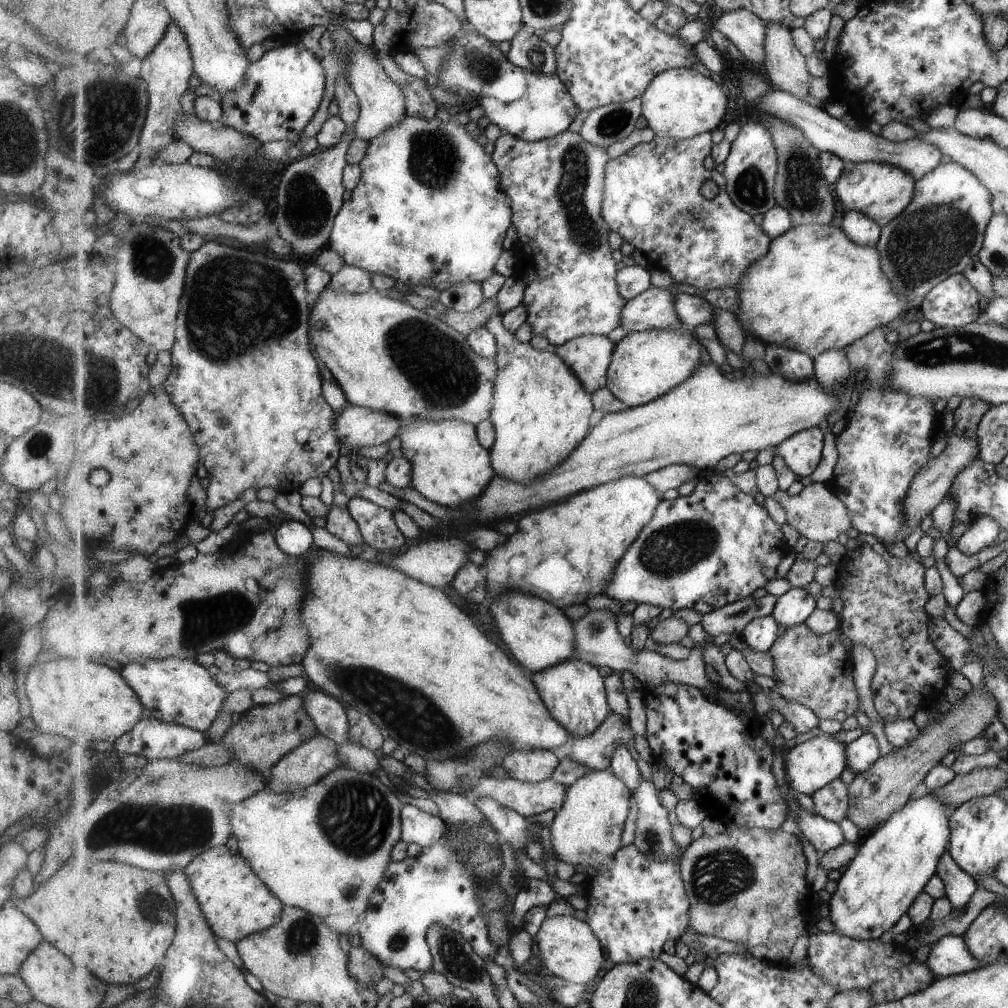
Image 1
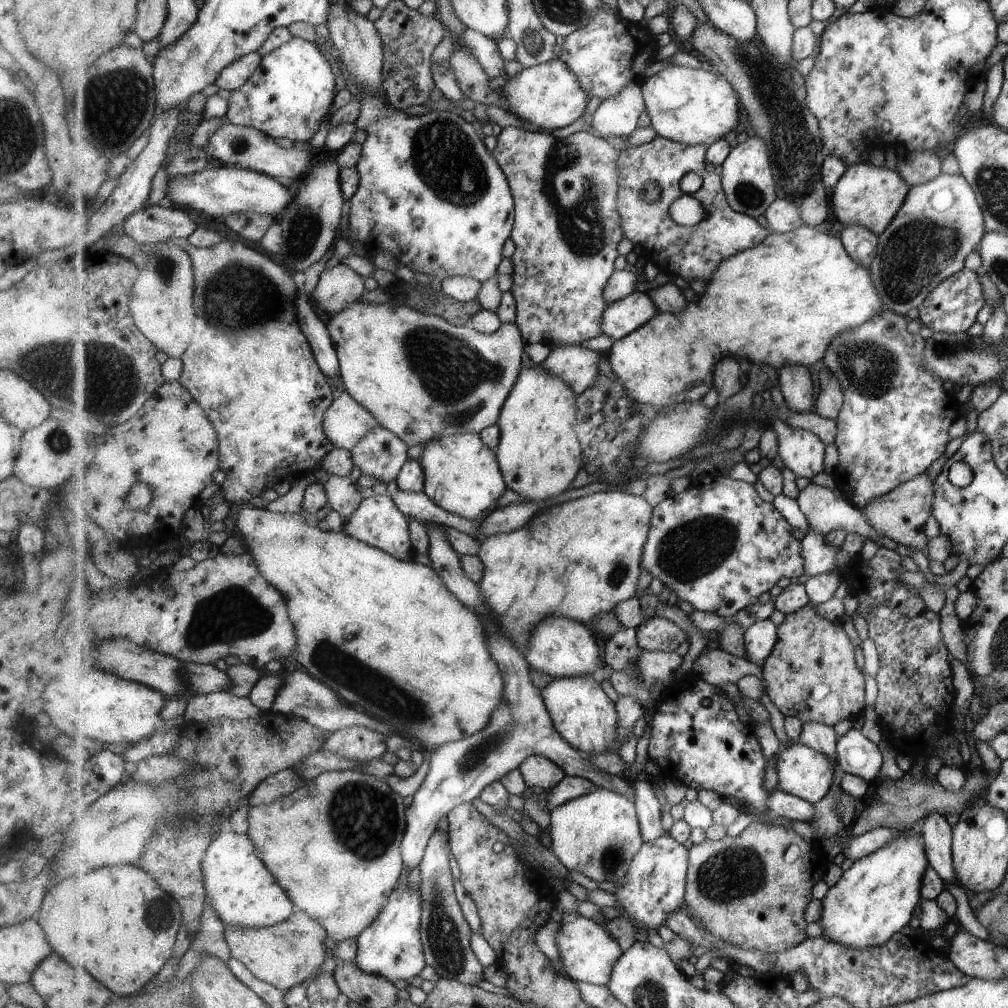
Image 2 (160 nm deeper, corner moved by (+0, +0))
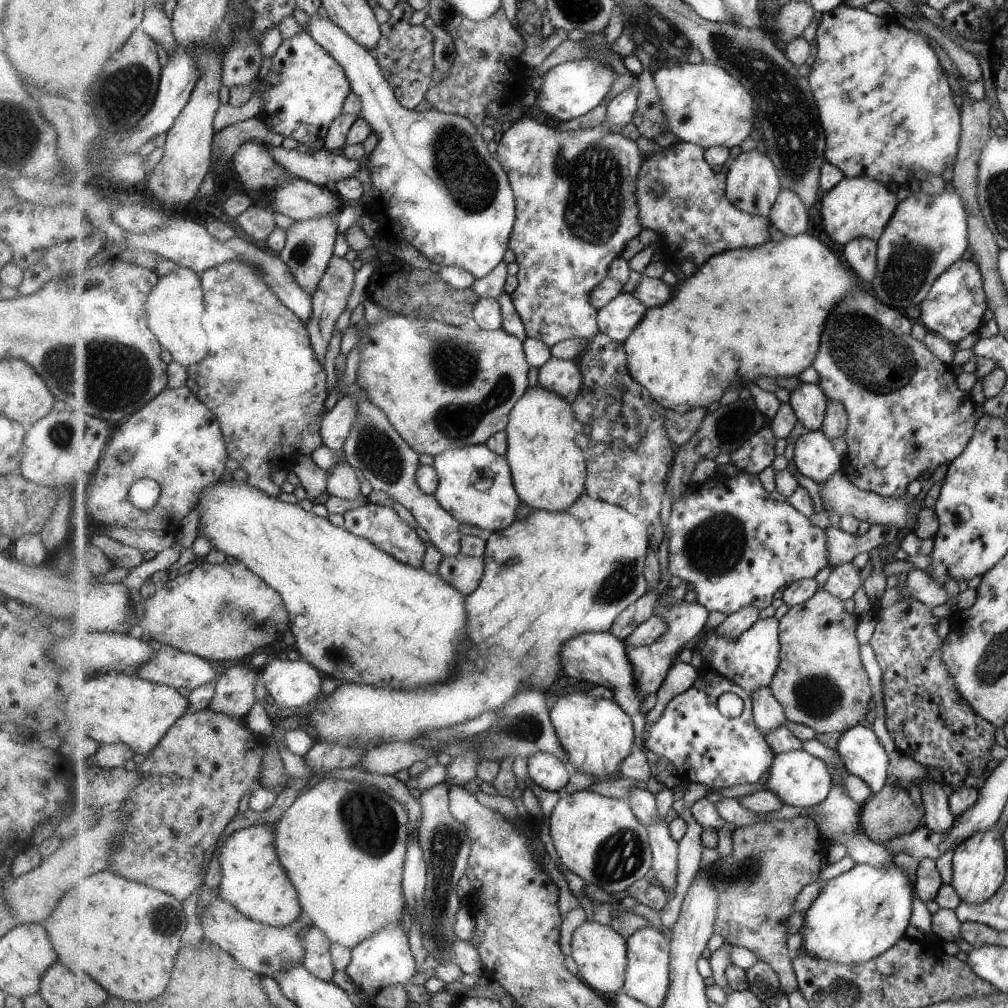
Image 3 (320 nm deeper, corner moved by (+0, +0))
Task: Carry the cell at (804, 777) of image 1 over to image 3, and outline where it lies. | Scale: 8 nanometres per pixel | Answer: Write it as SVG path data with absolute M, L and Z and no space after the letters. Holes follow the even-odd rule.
M791 751L776 755L773 766L769 770L769 776L767 780L767 788L771 789L785 805L791 805L793 807L814 807L819 803L822 803L829 795L830 790L834 787L833 773L829 771L829 766L820 760L815 758L806 751Z

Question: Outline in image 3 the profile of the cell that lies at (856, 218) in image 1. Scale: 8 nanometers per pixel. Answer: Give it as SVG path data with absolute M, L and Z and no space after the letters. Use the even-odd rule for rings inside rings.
M869 237L853 239L844 247L844 258L859 278L873 284L878 275L878 241Z

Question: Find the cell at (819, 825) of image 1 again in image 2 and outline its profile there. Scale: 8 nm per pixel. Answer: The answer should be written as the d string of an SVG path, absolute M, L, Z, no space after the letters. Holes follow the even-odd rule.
M777 788L769 795L766 808L778 816L802 820L809 823L813 812L813 803Z

